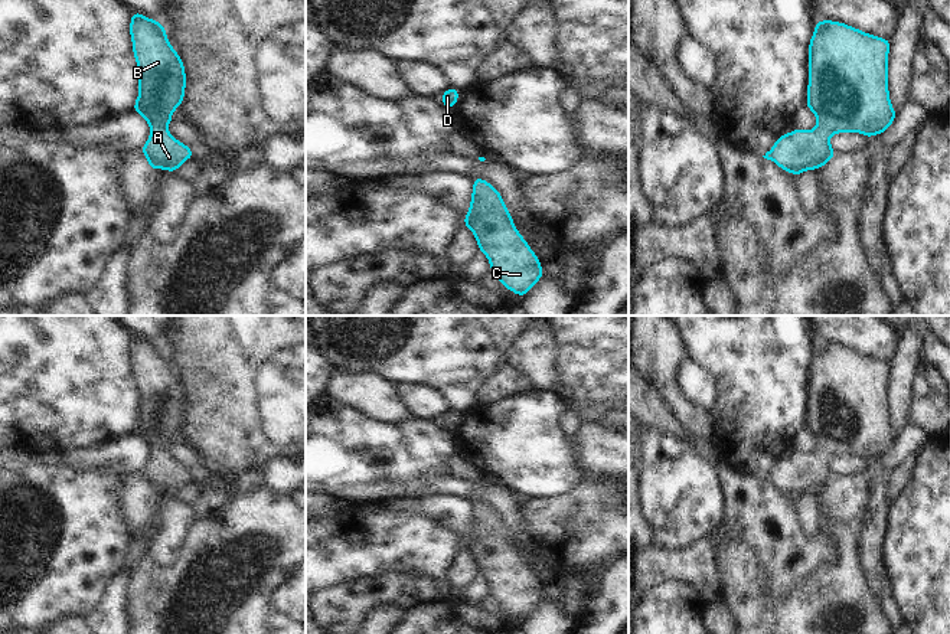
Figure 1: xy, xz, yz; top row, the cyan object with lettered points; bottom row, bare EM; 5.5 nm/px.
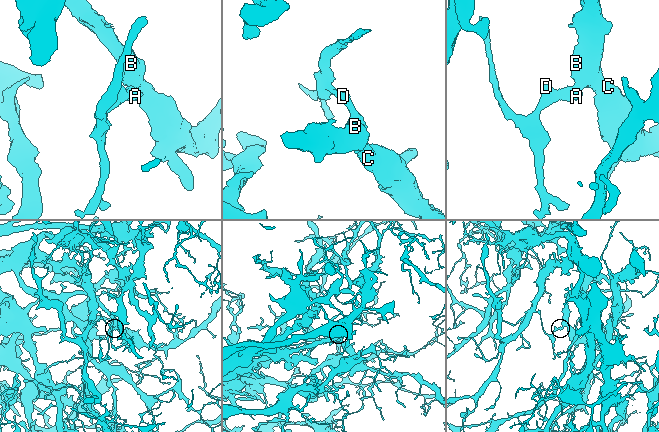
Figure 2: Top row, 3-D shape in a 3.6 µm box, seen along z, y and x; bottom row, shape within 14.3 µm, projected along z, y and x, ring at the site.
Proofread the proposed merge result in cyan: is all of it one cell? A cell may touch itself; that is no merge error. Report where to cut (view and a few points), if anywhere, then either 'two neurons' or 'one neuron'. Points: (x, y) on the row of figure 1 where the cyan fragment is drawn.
no cut | one neuron

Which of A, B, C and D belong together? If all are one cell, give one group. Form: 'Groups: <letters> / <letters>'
Groups: A B C D.

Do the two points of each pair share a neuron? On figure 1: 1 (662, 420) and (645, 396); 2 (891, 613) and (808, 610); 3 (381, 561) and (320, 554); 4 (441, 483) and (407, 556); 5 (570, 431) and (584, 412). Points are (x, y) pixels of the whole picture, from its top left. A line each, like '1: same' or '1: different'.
1: same
2: different
3: same
4: different
5: different

